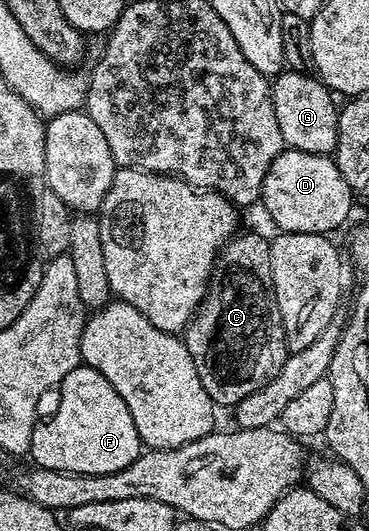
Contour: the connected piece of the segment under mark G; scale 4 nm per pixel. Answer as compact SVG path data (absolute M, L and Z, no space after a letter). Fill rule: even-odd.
M282 71L272 78L271 92L275 119L279 119L279 131L288 148L326 155L336 150L339 105L324 81L308 72Z

